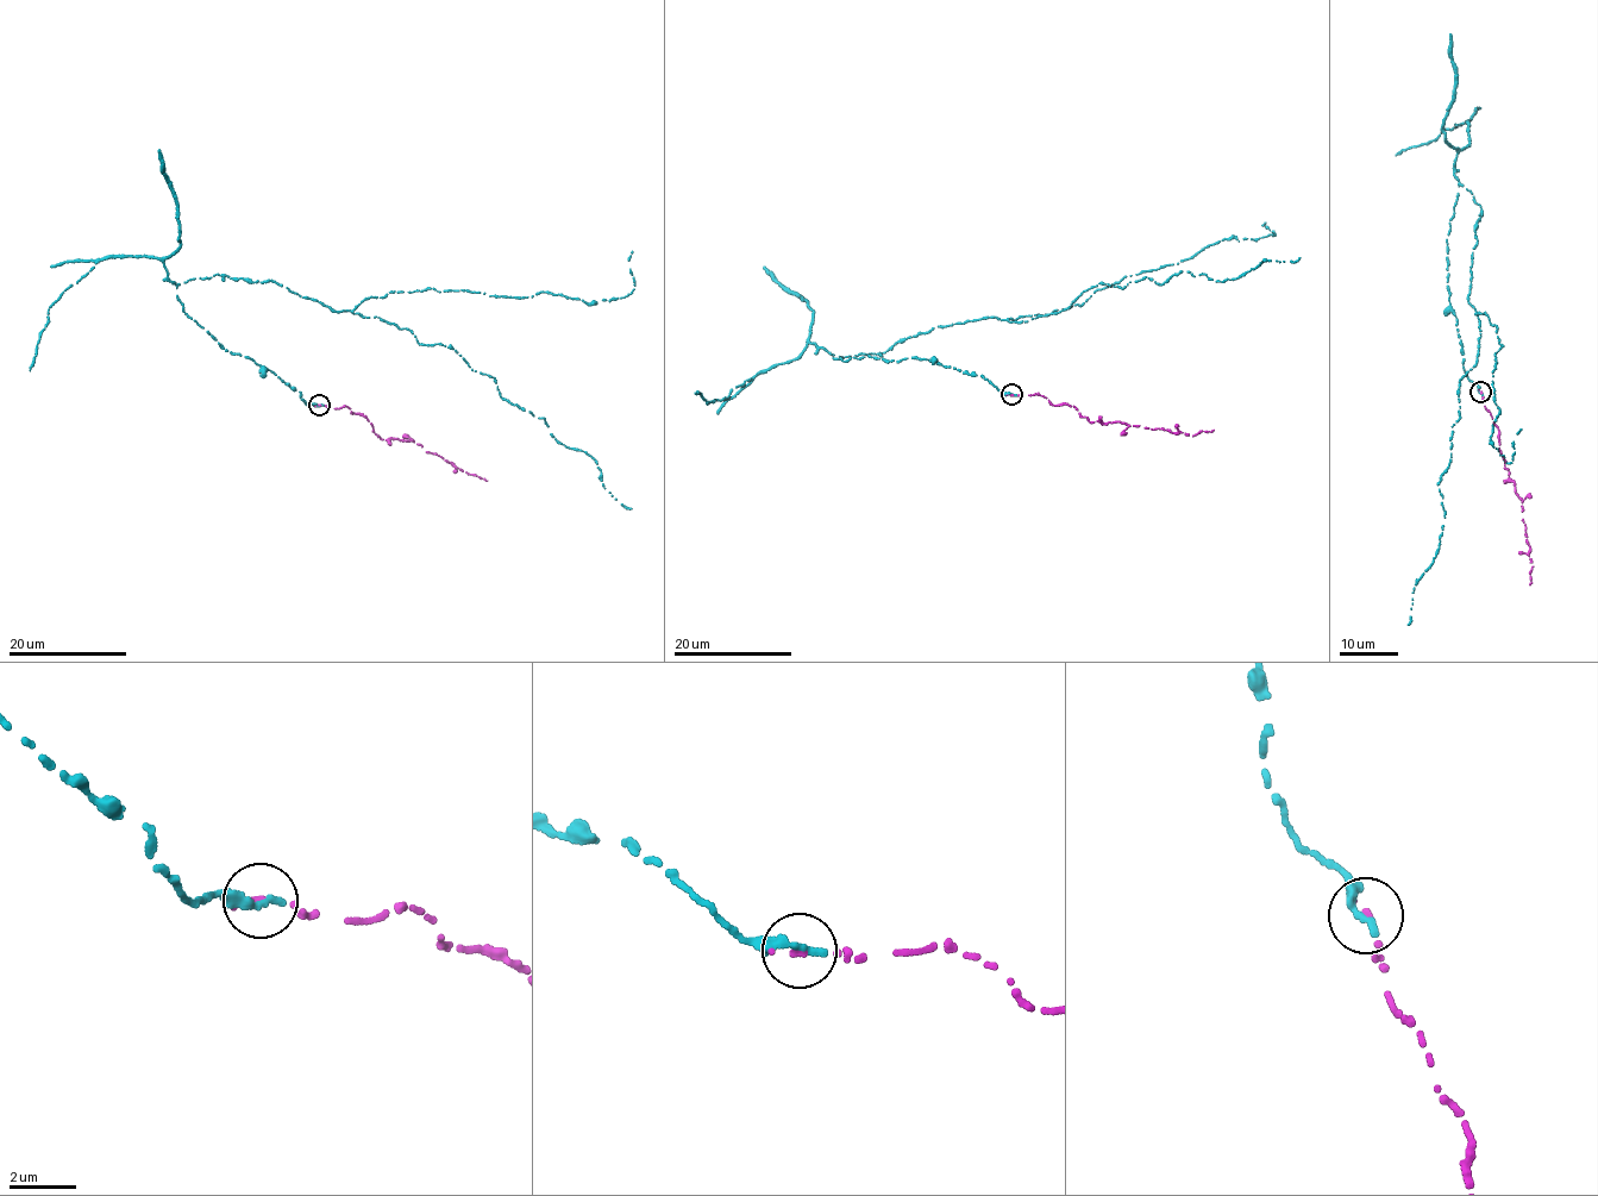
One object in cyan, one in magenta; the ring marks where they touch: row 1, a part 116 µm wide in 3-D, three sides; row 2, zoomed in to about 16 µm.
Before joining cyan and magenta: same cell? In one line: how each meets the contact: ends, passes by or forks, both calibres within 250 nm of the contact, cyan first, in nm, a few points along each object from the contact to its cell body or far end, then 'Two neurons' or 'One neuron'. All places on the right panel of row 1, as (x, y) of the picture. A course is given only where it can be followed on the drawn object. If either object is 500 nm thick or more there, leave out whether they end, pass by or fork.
At the ring cyan ends. At the ring magenta ends. Thickness 320 nm (cyan) against 170 nm. Course of cyan: (1480, 392), (1448, 289), (1460, 185), (1483, 212), (1467, 300), (1478, 355), (1459, 380), (1442, 532), (1409, 625). Course of magenta: (1481, 392), (1484, 406), (1499, 432), (1499, 448), (1523, 507), (1533, 565), (1529, 584). One neuron

